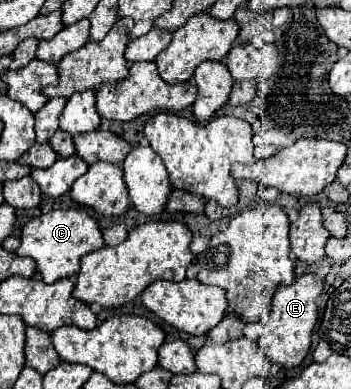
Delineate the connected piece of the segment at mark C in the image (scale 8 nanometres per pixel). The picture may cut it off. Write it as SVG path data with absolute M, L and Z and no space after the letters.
M66 208L66 210L52 210L32 218L22 228L20 248L16 252L34 258L42 280L52 284L60 278L76 274L80 270L80 256L98 250L102 246L104 246L104 238L98 220L90 216L88 210L84 208Z

